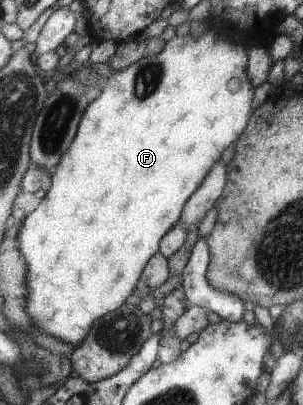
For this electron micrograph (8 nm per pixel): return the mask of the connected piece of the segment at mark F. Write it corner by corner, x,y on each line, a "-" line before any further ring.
212,27
206,28
198,38
186,34
177,36
165,41
162,51
156,56
145,56
132,63
124,70
115,71
106,84
100,90
98,96
85,108
81,123
78,124
77,135
70,143
69,150
61,156
60,163
56,166
51,177
51,185
41,198
38,205
30,214
21,220
20,229
16,234
16,247
24,262
26,262
26,272
24,272
24,286
26,286
26,313
30,316
30,321
34,322
36,333
53,336
56,340
68,344
70,348
76,348
82,344
89,334
94,320
112,312
115,308
120,308
121,304
130,299
134,288
140,283
142,271
145,264
158,253
161,239
169,232
178,221
184,202
188,200
190,194
200,186
212,164
220,158
220,154
234,142
240,134
244,134
248,116
250,116
250,105
254,96
253,85
249,84
248,77
248,53
240,44
232,43
222,32
217,32

